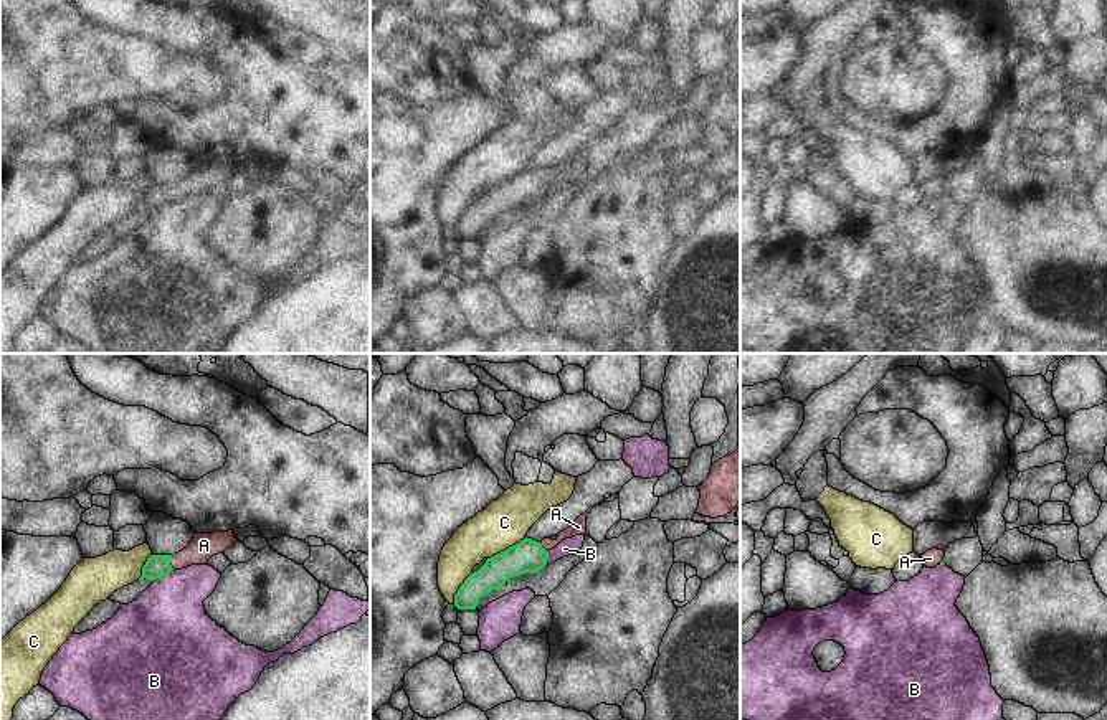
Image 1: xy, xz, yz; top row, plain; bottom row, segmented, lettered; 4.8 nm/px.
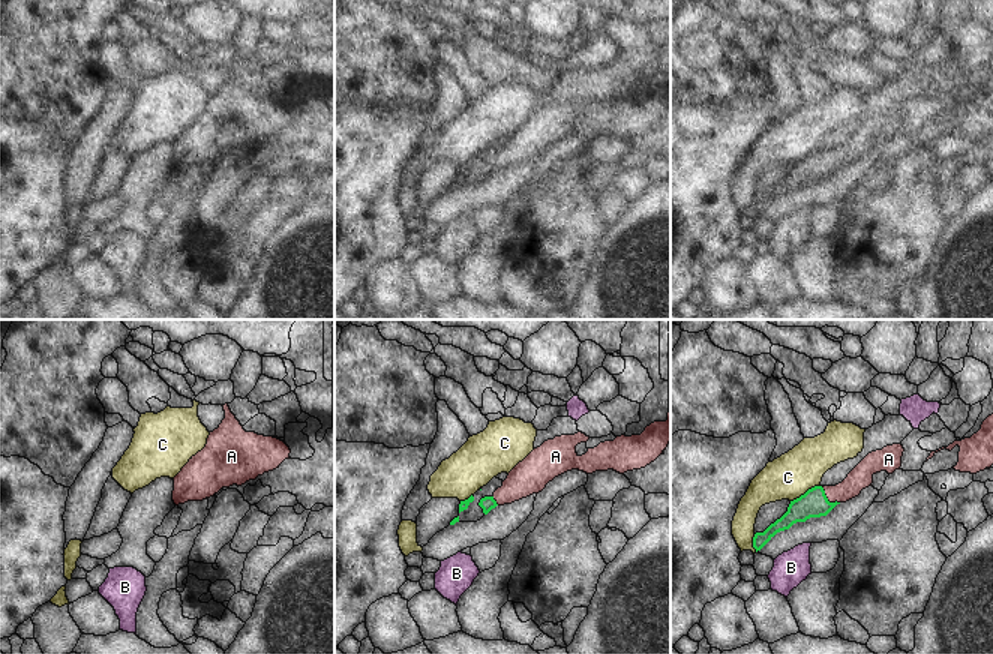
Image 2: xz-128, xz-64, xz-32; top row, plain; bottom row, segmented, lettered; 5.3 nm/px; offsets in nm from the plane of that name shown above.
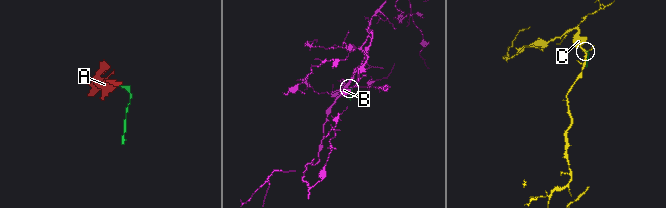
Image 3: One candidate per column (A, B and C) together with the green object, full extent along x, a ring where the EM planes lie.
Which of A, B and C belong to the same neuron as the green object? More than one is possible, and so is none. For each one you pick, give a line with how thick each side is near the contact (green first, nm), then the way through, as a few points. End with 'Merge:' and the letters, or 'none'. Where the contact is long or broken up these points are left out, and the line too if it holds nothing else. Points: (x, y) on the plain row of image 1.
A: 110/130 nm | across xy (156, 197), (169, 194), (195, 184), (204, 175)
Merge: A

